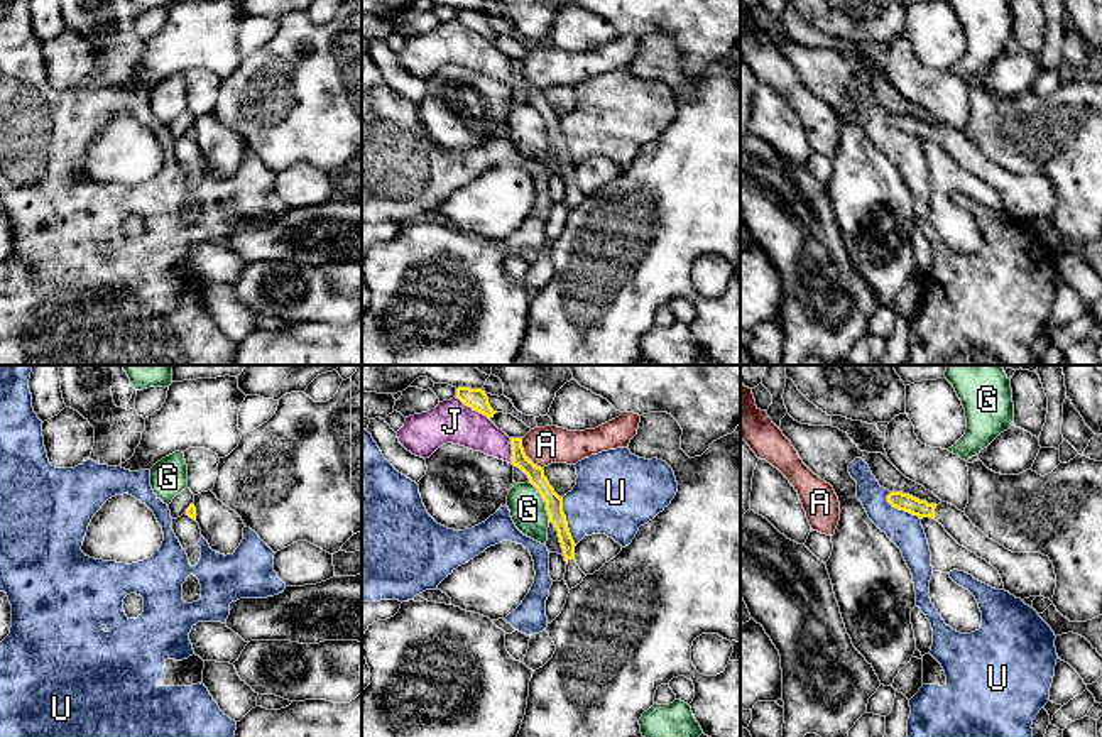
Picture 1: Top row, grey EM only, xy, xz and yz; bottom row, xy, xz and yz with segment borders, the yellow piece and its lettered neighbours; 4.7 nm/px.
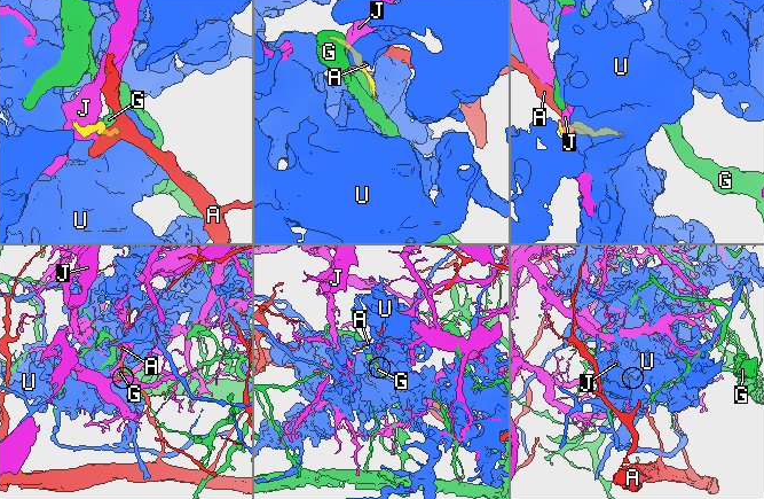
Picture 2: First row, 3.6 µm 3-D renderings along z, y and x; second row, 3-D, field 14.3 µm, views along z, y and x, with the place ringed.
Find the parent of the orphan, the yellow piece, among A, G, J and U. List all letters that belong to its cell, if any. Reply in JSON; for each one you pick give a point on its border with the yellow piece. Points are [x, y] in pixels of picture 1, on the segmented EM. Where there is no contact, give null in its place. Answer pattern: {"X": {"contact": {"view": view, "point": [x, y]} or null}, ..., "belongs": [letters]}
{"belongs": []}

